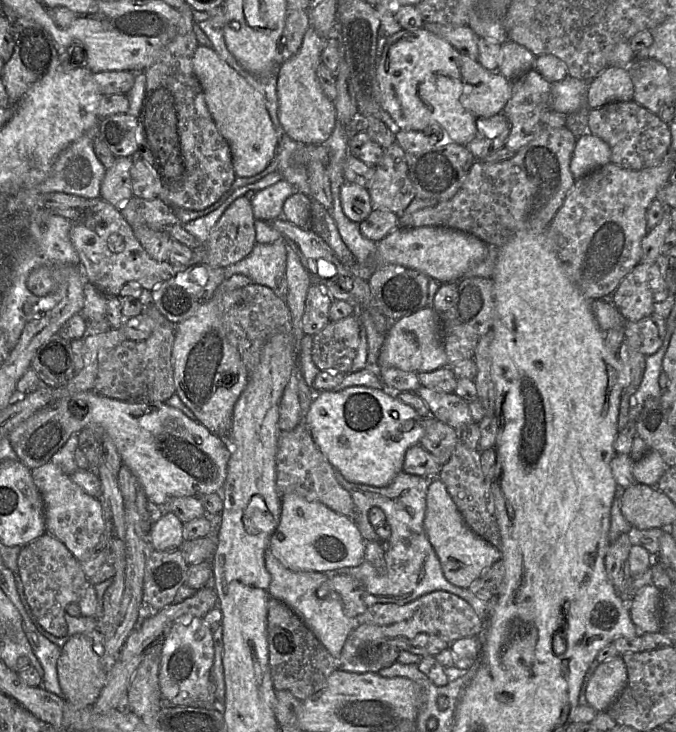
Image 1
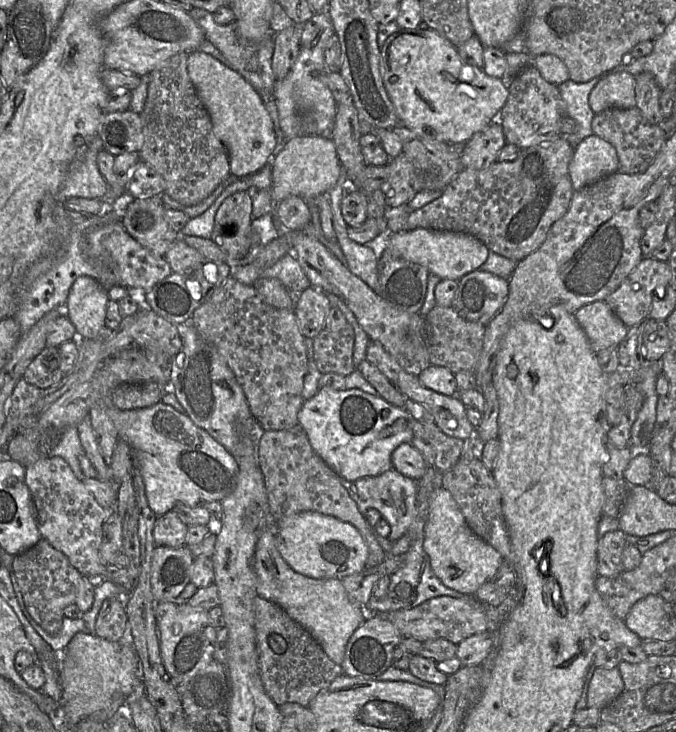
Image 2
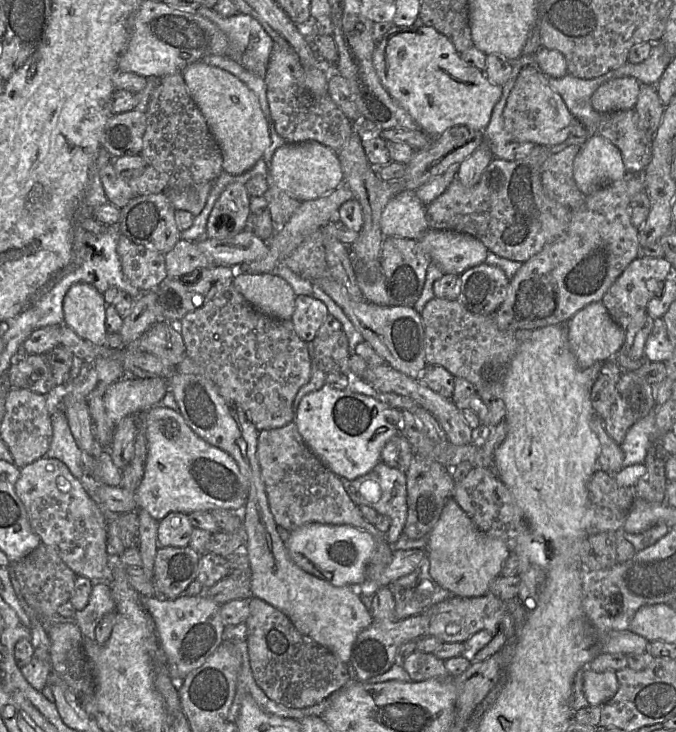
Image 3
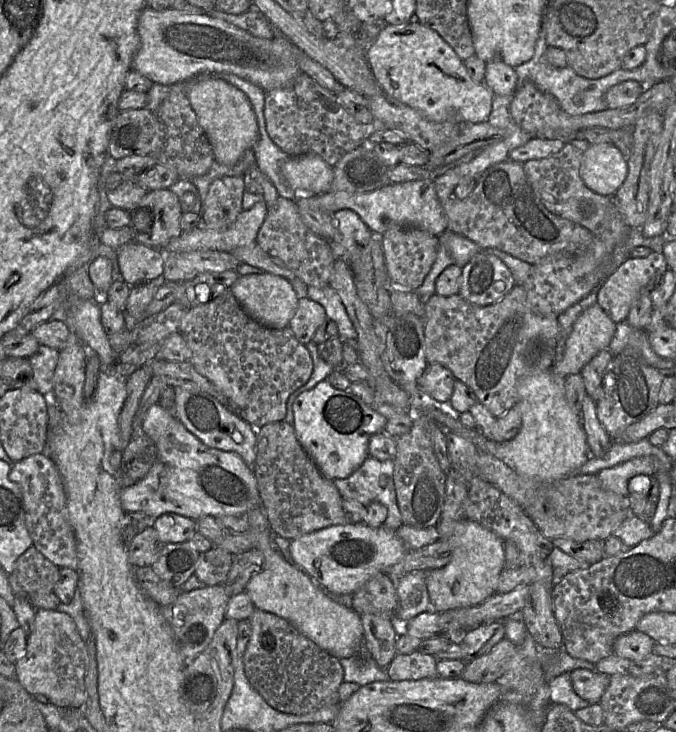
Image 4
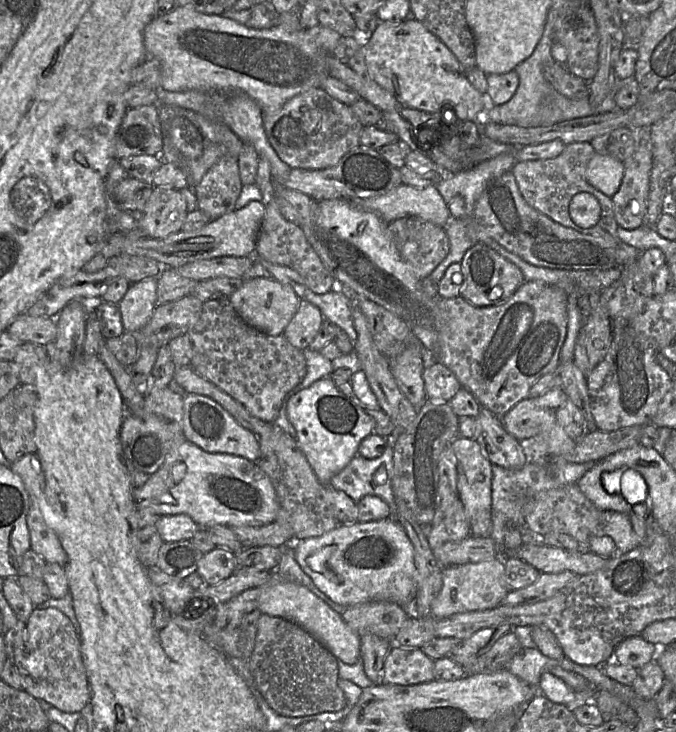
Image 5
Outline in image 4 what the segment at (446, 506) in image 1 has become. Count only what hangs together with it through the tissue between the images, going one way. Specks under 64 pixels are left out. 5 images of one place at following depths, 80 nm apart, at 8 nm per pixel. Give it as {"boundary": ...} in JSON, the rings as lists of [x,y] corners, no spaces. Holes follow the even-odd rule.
{"boundary":[[[463,518],[460,520],[442,519],[436,524],[439,540],[446,540],[452,545],[451,560],[442,568],[426,572],[426,584],[430,599],[430,610],[445,612],[448,610],[477,605],[496,593],[499,576],[505,569],[504,540],[479,523]]]}

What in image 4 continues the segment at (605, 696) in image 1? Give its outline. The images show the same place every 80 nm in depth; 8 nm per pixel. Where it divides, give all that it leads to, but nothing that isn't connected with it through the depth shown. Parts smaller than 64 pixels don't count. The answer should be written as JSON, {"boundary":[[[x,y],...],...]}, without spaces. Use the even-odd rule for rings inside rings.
{"boundary":[[[575,669],[570,673],[573,690],[589,704],[599,703],[610,676],[597,670]]]}

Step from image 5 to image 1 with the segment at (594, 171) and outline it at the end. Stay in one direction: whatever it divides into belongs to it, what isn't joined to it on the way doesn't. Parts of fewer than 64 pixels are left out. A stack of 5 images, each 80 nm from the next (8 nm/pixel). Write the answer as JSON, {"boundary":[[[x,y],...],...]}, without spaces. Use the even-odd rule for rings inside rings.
{"boundary":[[[588,133],[577,138],[570,162],[574,180],[611,162],[611,148],[601,138]]]}

